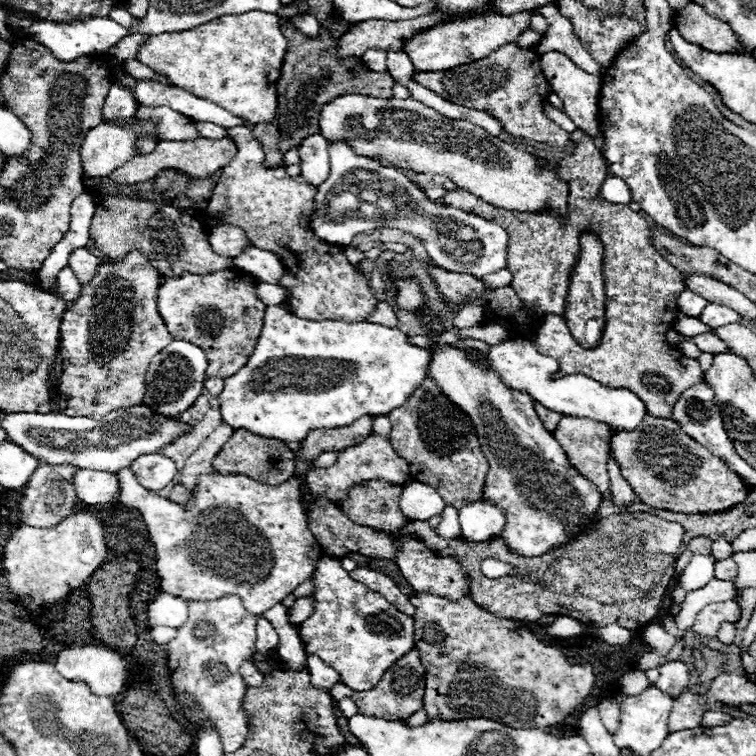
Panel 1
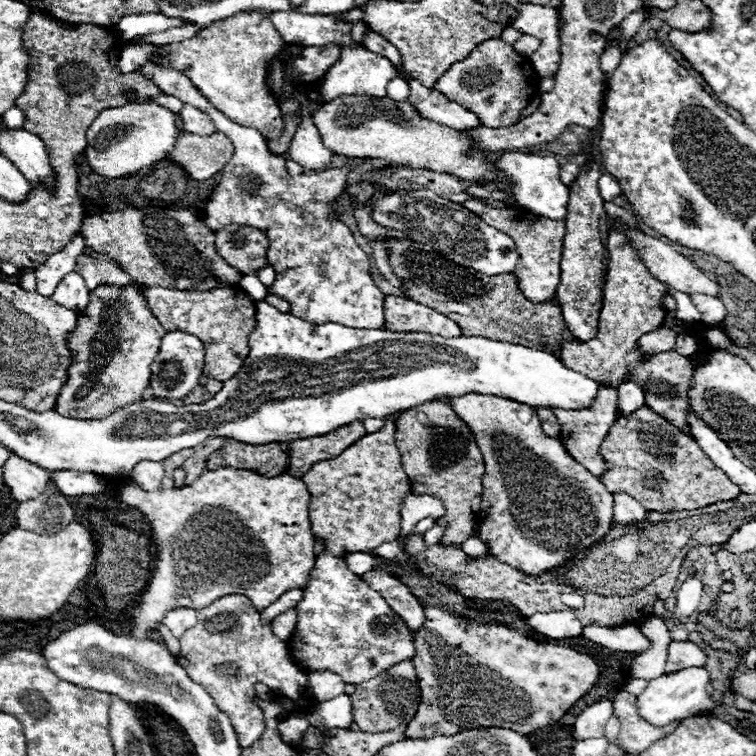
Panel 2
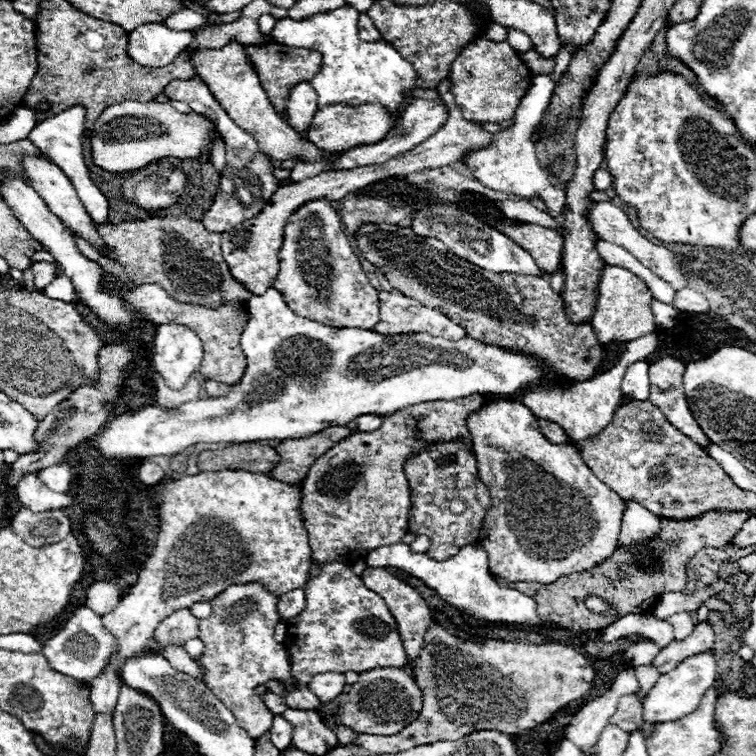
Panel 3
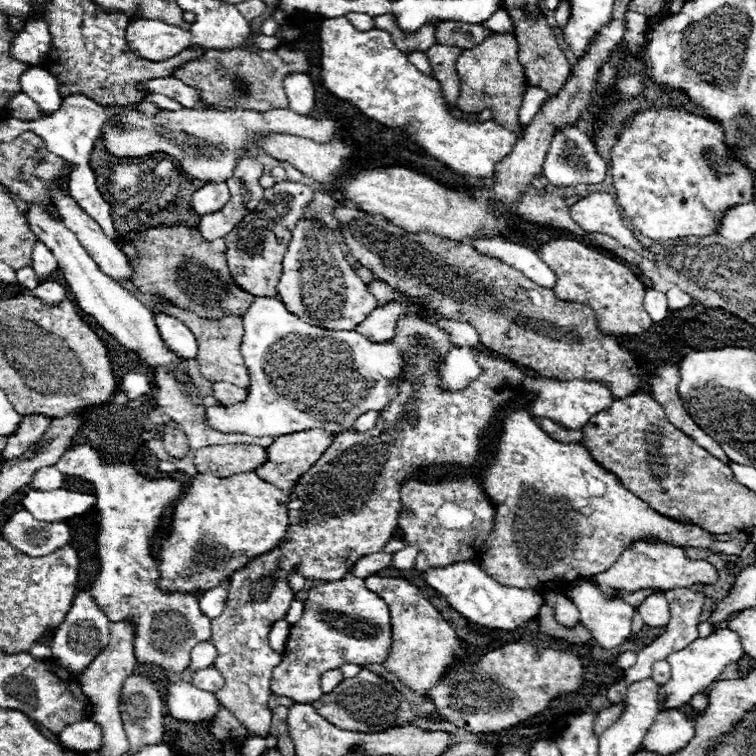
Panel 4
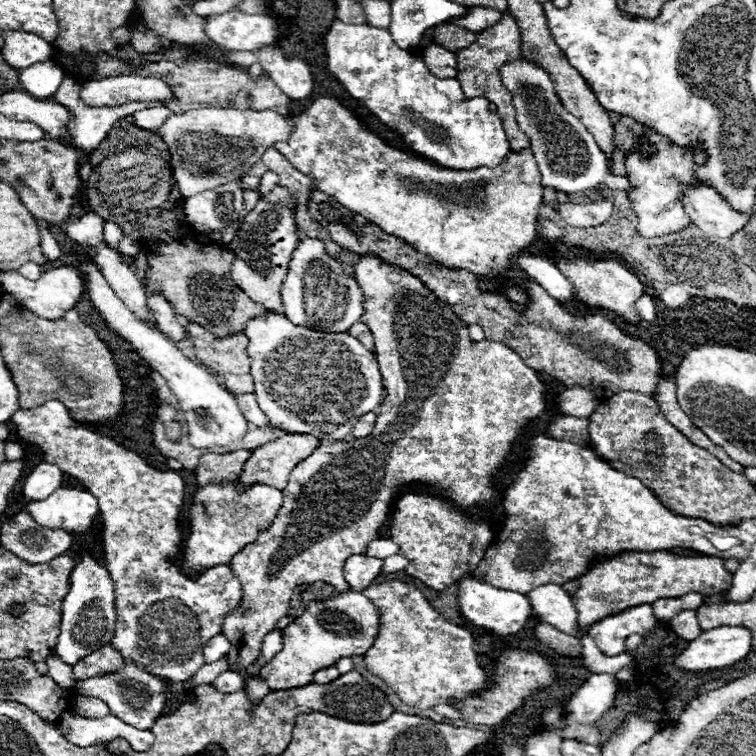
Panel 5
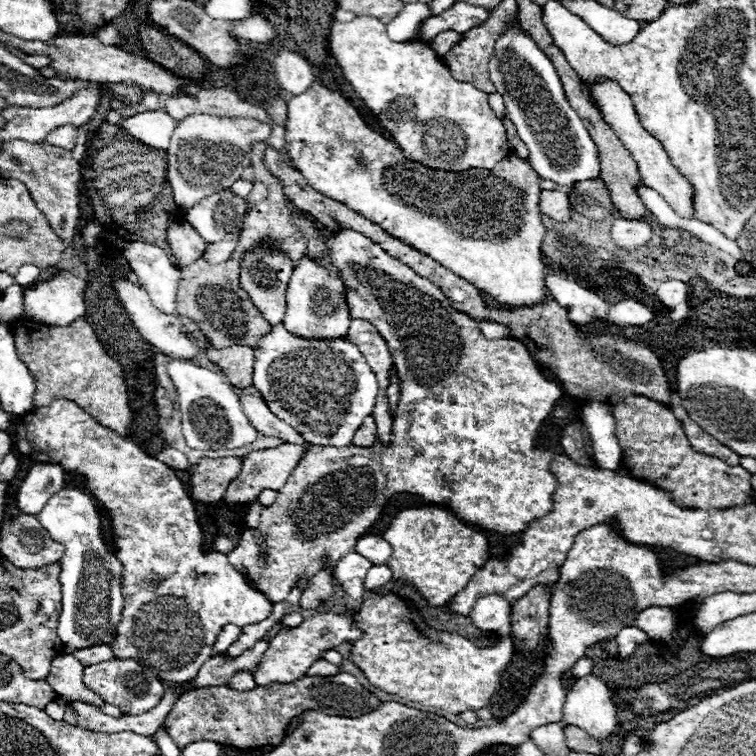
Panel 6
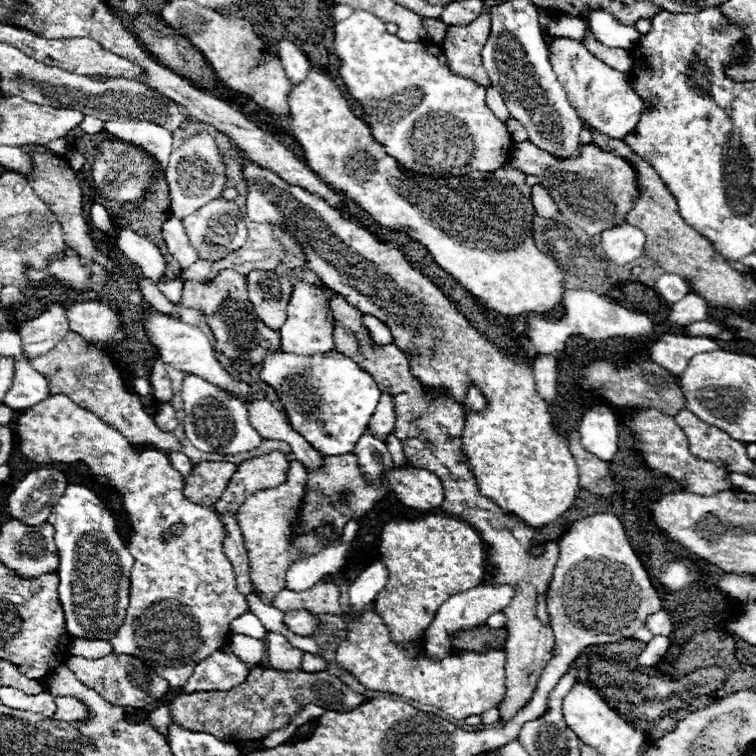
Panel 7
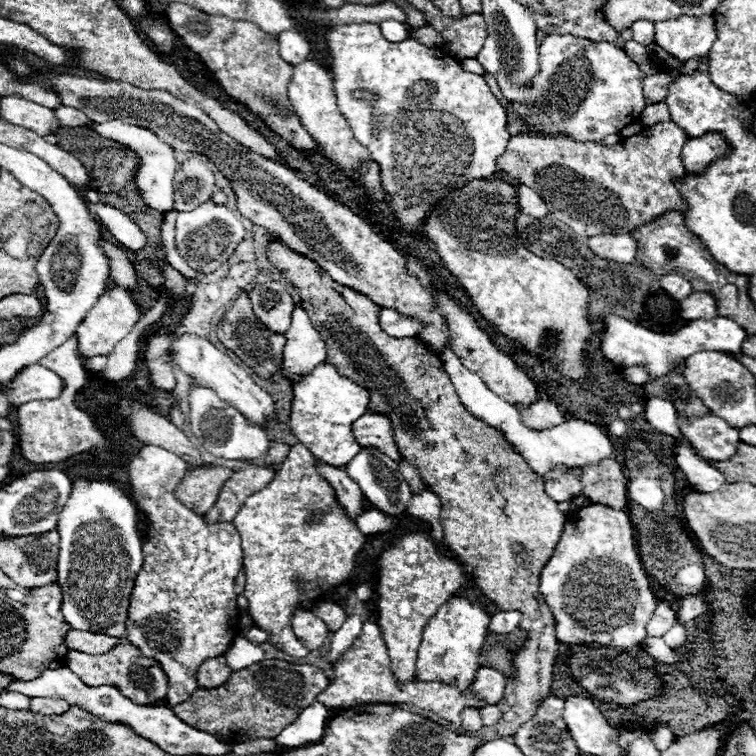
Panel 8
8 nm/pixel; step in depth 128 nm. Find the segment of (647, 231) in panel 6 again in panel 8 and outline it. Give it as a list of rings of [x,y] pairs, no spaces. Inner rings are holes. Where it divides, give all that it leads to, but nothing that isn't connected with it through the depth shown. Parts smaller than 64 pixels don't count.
[[[600,234],[588,238],[592,254],[618,264],[630,264],[636,258],[636,240],[630,234]]]

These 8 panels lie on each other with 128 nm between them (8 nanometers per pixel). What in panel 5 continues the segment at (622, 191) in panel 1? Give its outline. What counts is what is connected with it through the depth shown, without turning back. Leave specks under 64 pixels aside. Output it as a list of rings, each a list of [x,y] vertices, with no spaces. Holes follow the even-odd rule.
[[[516,58],[500,68],[500,80],[504,82],[504,88],[512,94],[516,120],[530,140],[530,150],[534,152],[534,160],[542,174],[542,186],[556,188],[568,194],[584,192],[598,184],[608,184],[610,190],[626,192],[632,188],[630,180],[614,176],[608,170],[606,154],[600,150],[586,126],[582,126],[582,122],[574,114],[566,112],[566,108],[560,104],[554,82],[542,66],[528,58]]]

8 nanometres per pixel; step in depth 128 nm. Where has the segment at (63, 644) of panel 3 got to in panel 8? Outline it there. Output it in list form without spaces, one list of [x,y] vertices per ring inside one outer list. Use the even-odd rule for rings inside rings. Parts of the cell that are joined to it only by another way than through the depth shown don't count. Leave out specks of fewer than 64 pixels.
[[[78,480],[74,482],[72,494],[66,502],[64,512],[58,514],[58,534],[60,534],[60,556],[58,556],[58,586],[62,588],[62,614],[68,620],[68,624],[74,630],[88,630],[88,632],[102,632],[108,636],[116,636],[116,638],[126,638],[126,608],[128,608],[128,596],[132,594],[132,586],[134,580],[138,576],[138,572],[142,570],[144,564],[144,554],[142,554],[142,536],[138,530],[138,508],[134,504],[134,500],[122,490],[118,488],[114,482],[110,480]]]

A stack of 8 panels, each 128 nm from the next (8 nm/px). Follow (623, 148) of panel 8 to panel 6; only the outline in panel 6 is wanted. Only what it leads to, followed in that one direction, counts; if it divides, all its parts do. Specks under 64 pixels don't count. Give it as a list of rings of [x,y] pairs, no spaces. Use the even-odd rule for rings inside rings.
[[[598,176],[594,180],[582,180],[570,188],[570,206],[574,214],[582,214],[588,220],[602,222],[616,212],[616,206],[610,198],[610,192],[604,180]]]

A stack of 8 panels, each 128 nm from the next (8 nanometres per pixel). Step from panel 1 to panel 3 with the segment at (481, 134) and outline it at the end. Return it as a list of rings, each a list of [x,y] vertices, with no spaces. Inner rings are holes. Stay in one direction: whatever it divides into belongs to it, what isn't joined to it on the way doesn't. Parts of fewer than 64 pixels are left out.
[[[332,104],[314,114],[310,128],[306,128],[306,138],[326,152],[344,152],[358,144],[378,142],[394,124],[396,120],[392,120],[386,110],[376,104],[362,104],[356,108],[346,104]]]

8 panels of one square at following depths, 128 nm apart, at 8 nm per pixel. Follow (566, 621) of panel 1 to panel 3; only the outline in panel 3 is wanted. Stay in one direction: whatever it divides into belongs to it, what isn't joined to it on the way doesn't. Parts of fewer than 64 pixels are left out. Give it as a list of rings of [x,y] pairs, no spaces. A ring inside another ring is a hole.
[[[392,544],[392,546],[382,546],[376,548],[374,552],[368,552],[366,556],[366,566],[370,568],[386,568],[386,566],[394,566],[400,568],[408,574],[412,574],[414,578],[422,580],[428,588],[436,590],[438,596],[442,600],[446,600],[448,604],[464,610],[466,614],[484,620],[484,622],[494,622],[494,624],[528,624],[545,629],[558,629],[557,624],[542,622],[536,614],[536,602],[534,598],[500,586],[488,572],[488,556],[486,552],[476,546],[476,544],[468,544],[464,546],[456,556],[448,558],[448,560],[432,560],[426,554],[412,554],[410,548],[406,544]]]

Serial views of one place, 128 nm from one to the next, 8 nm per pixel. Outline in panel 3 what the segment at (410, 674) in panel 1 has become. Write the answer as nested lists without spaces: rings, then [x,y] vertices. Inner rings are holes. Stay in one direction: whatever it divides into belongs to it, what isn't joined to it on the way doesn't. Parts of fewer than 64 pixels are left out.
[[[376,668],[370,672],[362,672],[358,682],[352,684],[352,690],[348,694],[340,694],[330,702],[320,704],[318,710],[338,712],[334,724],[352,728],[358,734],[388,736],[398,734],[402,728],[406,728],[410,722],[416,720],[416,716],[422,710],[422,692],[416,686],[416,682],[400,668]]]

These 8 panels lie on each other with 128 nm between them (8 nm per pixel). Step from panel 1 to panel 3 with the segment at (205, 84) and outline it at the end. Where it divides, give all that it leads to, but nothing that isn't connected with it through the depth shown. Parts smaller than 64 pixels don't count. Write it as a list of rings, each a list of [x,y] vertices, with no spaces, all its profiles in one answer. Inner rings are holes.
[[[228,44],[222,50],[206,50],[206,48],[196,48],[192,62],[196,66],[196,76],[200,76],[200,80],[210,88],[210,92],[214,92],[214,98],[222,104],[222,108],[226,108],[226,114],[242,128],[246,128],[246,132],[250,132],[254,136],[254,140],[258,140],[258,146],[262,148],[262,152],[266,152],[266,156],[270,156],[272,160],[288,160],[294,158],[296,162],[320,162],[322,160],[322,150],[316,148],[312,142],[300,138],[298,132],[294,132],[286,120],[274,112],[250,60],[246,58],[246,54],[242,52],[244,46],[240,44]]]

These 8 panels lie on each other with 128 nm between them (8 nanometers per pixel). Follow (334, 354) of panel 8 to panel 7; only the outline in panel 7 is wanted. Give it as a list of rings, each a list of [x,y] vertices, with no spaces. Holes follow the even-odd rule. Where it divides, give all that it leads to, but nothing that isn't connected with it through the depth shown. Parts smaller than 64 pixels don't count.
[[[320,284],[330,300],[330,312],[334,316],[334,350],[350,356],[360,368],[366,368],[374,376],[380,392],[390,392],[394,396],[394,414],[396,414],[396,438],[400,440],[404,454],[410,464],[426,468],[440,476],[444,488],[444,502],[440,506],[442,514],[458,516],[470,524],[482,542],[490,548],[488,564],[492,566],[494,584],[510,584],[514,588],[514,600],[502,612],[508,618],[506,630],[506,696],[500,710],[500,722],[512,720],[534,694],[538,680],[552,658],[554,634],[550,628],[550,618],[546,612],[546,592],[552,578],[554,564],[558,560],[558,540],[538,540],[542,528],[526,526],[514,514],[506,514],[494,500],[480,494],[476,478],[468,466],[466,456],[462,454],[462,428],[466,424],[464,408],[450,396],[432,398],[428,388],[418,382],[410,372],[410,356],[402,352],[396,344],[374,346],[368,328],[364,326],[362,312],[348,304],[342,296],[332,292],[328,286]],[[542,544],[544,552],[540,556],[530,556],[530,548]]]

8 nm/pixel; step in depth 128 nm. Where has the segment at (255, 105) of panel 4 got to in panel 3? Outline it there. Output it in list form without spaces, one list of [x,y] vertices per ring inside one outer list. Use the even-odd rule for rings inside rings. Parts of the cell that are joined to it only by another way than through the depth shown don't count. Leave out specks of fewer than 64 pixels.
[[[272,42],[266,46],[248,46],[246,56],[254,64],[254,70],[258,72],[258,80],[264,86],[268,100],[270,100],[270,104],[274,104],[274,110],[278,114],[284,114],[290,88],[298,82],[308,82],[320,70],[320,64],[322,64],[322,56],[316,50],[290,48],[290,46],[284,46],[278,42]]]

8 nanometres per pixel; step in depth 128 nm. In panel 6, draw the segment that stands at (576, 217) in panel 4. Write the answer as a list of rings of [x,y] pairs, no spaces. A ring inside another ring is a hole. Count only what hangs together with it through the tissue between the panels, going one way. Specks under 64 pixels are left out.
[[[542,190],[540,194],[540,212],[544,216],[550,216],[552,220],[570,220],[570,204],[568,194],[560,190]]]

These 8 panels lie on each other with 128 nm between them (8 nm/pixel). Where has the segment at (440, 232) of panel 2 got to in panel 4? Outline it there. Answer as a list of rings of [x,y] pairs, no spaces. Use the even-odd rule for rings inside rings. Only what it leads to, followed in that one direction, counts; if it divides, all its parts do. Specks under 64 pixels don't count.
[[[476,238],[476,240],[472,240],[472,244],[480,252],[490,254],[490,256],[498,258],[500,262],[516,268],[518,272],[522,272],[536,284],[542,284],[544,288],[556,286],[556,274],[542,262],[542,258],[538,256],[536,250],[526,248],[522,244],[502,240],[502,238]]]

